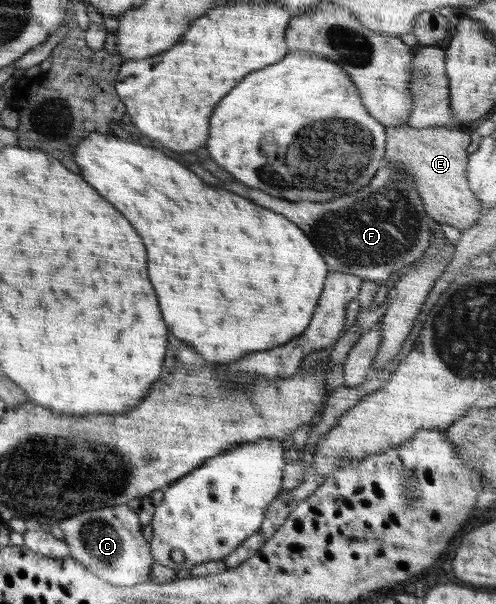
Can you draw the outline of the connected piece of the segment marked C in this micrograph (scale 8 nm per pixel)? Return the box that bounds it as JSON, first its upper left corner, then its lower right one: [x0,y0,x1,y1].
[56,489,163,587]

